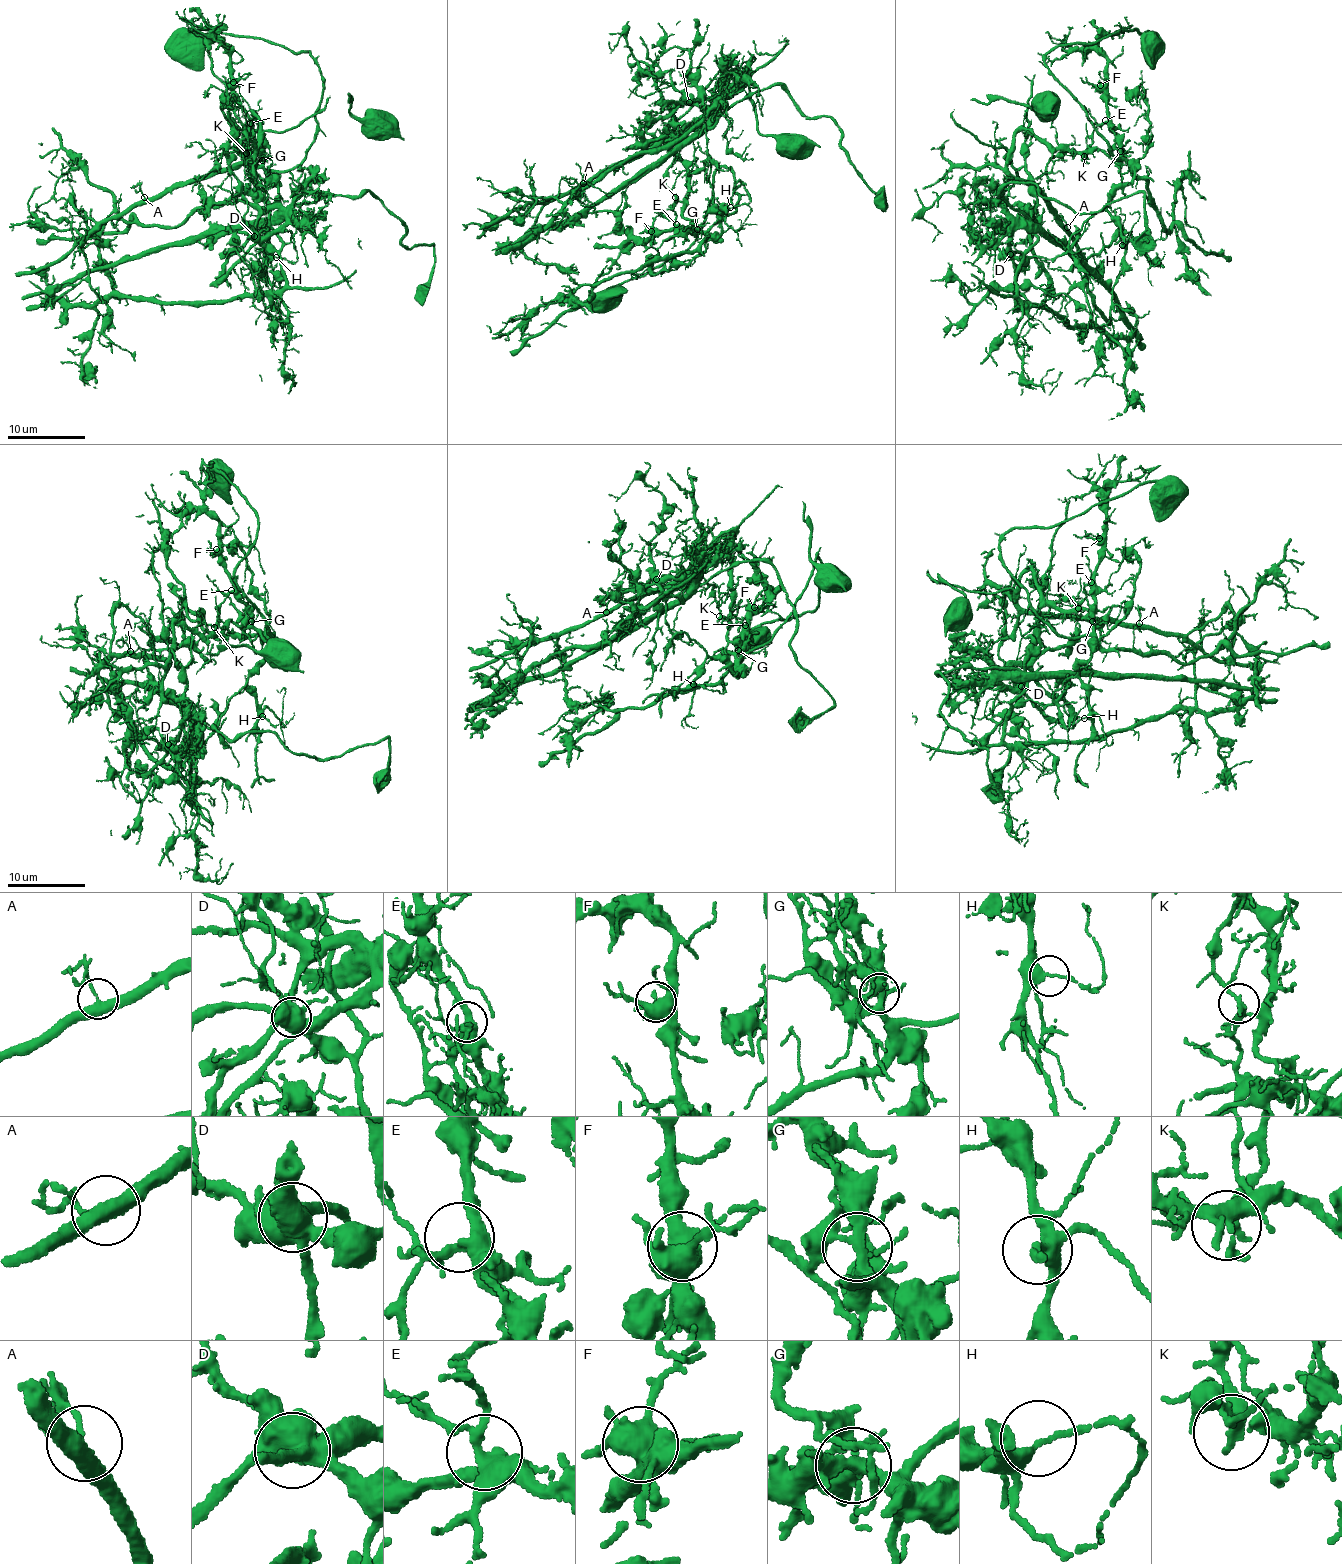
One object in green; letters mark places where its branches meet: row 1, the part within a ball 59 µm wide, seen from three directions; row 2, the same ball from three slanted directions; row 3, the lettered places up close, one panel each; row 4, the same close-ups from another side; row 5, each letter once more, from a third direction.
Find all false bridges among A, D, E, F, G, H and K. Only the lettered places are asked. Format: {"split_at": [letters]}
{"split_at": ["D", "G", "K"]}

